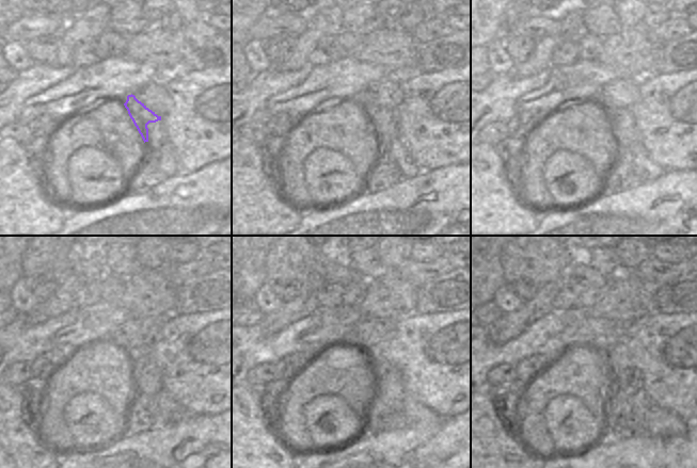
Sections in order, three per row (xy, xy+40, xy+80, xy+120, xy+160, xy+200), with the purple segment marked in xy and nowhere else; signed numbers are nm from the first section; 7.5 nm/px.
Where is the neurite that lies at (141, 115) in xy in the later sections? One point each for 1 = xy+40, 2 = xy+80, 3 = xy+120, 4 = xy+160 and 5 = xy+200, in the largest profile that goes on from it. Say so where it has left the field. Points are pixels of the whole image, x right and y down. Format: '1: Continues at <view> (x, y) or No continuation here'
1: Continues at xy+40 (383, 119)
2: Continues at xy+80 (622, 123)
3: Continues at xy+120 (147, 377)
4: Continues at xy+160 (390, 384)
5: Continues at xy+200 (630, 381).

